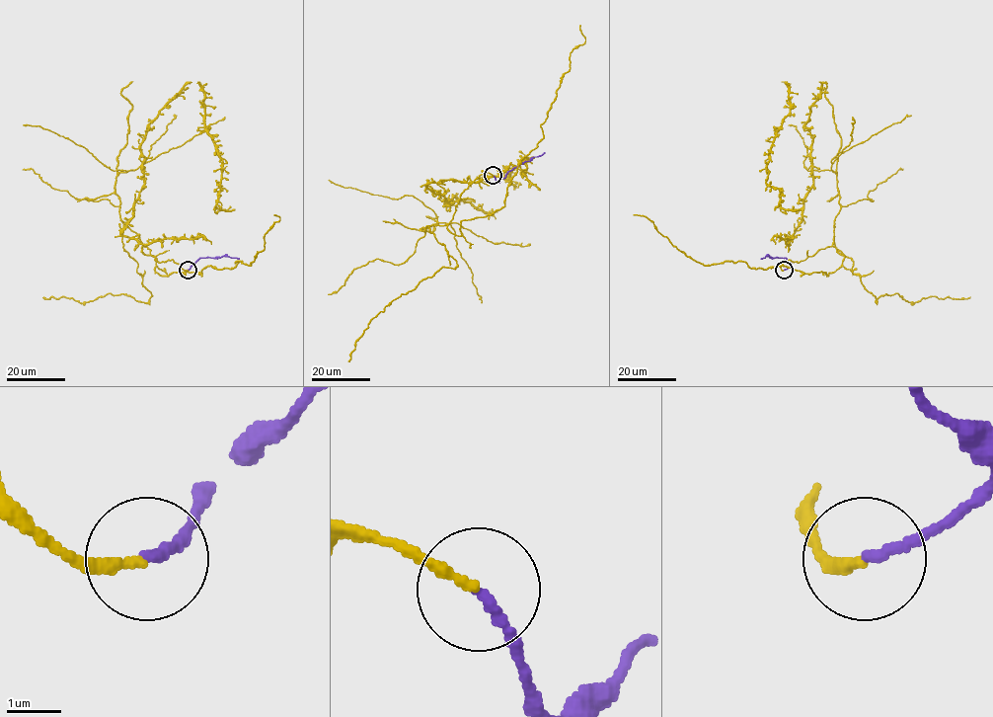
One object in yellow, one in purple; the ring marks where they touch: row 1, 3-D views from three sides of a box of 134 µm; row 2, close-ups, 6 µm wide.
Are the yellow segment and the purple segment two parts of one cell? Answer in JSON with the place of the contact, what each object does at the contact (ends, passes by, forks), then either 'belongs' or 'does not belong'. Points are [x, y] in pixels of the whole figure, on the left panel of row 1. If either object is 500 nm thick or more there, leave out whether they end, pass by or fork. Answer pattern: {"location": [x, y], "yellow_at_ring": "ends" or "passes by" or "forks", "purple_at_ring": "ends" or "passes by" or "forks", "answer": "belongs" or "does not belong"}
{"location": [188, 270], "yellow_at_ring": "ends", "purple_at_ring": "ends", "answer": "belongs"}

